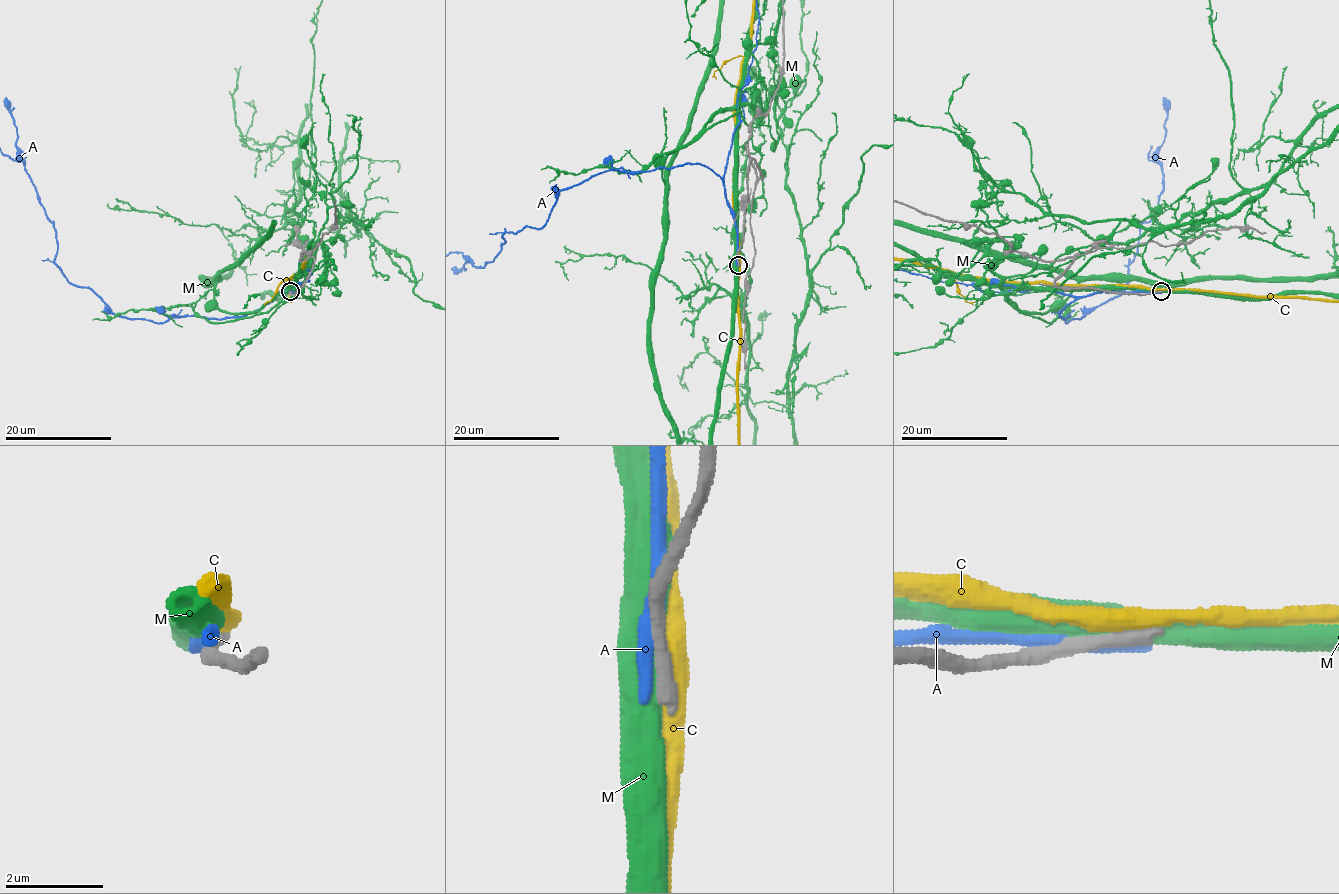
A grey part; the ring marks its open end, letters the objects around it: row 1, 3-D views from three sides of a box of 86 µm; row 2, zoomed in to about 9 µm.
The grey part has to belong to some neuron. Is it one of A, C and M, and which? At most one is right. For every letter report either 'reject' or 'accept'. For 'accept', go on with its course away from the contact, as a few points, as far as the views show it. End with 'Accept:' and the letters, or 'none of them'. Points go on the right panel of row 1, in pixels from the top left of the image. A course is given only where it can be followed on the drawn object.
A: reject
C: reject
M: reject
Accept: none of them

